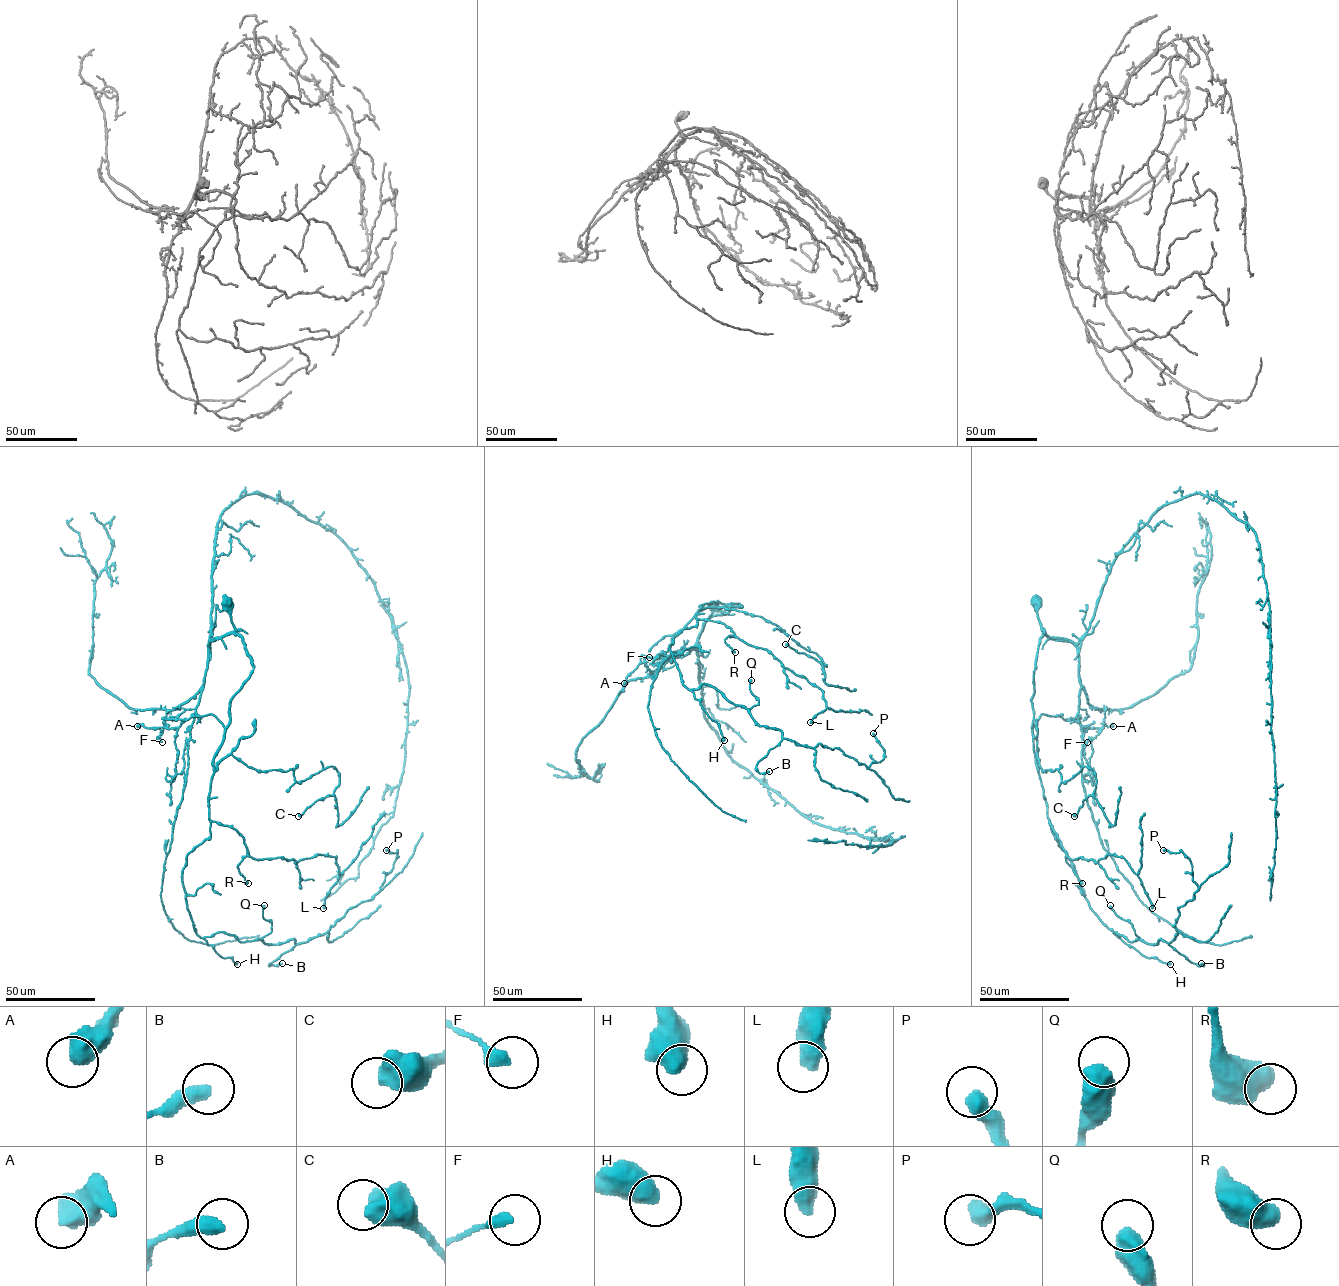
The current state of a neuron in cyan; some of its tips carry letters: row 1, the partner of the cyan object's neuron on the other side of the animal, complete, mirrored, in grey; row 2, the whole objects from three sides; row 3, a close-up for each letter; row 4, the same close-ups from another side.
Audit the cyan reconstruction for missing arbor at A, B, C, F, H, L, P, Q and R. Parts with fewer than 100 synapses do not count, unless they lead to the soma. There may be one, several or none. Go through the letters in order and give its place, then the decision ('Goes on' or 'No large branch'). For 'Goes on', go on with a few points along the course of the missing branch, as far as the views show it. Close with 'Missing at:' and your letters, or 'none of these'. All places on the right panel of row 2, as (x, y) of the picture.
A: Place: (1113, 726). No large branch
B: Place: (1201, 963). No large branch
C: Place: (1074, 816). No large branch
F: Place: (1087, 742). No large branch
H: Place: (1170, 964). No large branch
L: Place: (1152, 908). No large branch
P: Place: (1163, 850). No large branch
Q: Place: (1110, 905). No large branch
R: Place: (1082, 883). No large branch
Missing at: none of these

